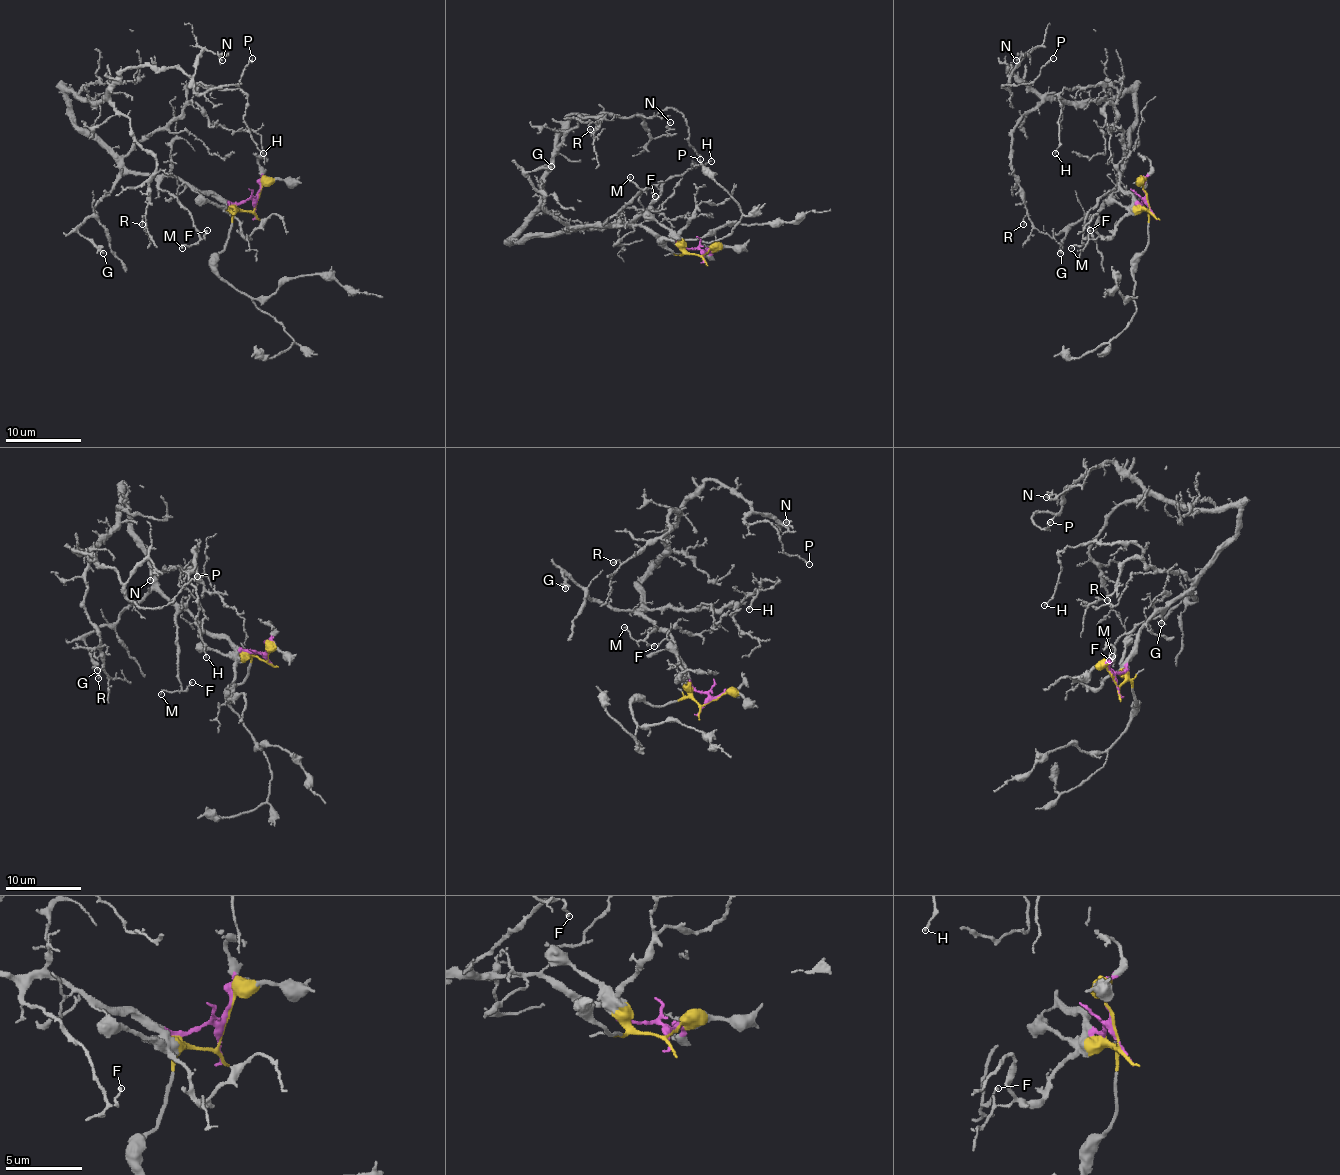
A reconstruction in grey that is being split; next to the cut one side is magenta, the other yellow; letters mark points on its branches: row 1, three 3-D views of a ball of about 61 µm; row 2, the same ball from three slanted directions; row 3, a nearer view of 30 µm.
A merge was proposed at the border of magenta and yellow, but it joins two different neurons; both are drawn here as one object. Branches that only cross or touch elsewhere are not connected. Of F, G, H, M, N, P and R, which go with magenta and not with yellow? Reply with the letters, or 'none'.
F, G, H, M, N, P, R

